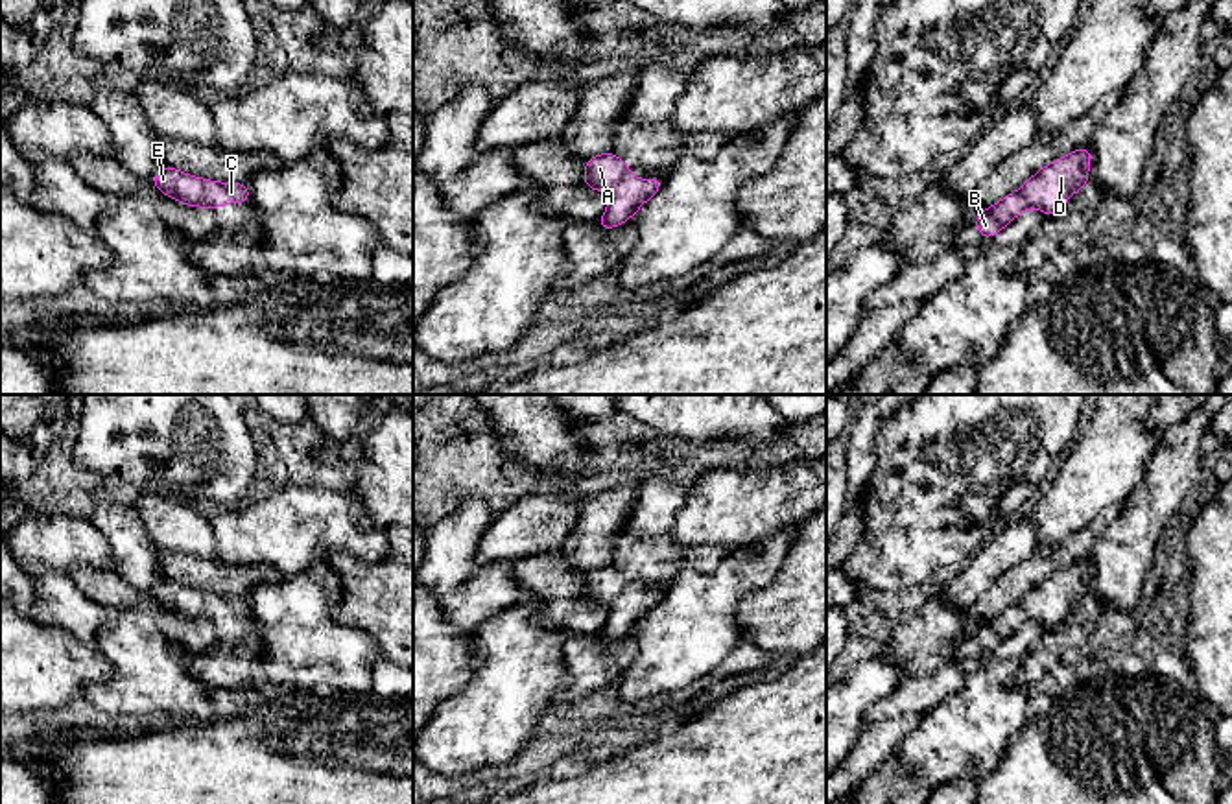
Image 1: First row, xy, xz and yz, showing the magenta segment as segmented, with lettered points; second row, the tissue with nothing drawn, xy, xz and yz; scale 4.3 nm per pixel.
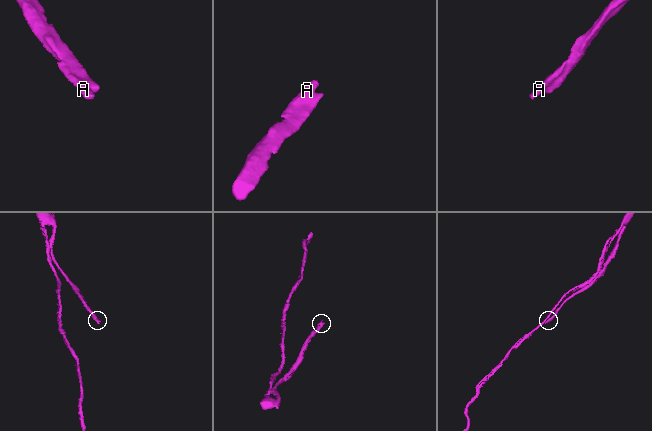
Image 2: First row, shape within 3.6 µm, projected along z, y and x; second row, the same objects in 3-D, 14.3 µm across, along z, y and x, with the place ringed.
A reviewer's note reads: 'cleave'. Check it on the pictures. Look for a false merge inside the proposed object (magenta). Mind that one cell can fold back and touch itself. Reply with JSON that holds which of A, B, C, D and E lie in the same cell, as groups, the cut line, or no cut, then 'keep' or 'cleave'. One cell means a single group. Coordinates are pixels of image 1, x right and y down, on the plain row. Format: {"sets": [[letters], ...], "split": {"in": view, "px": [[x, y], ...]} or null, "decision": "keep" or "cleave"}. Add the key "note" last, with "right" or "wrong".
{"sets": [["A", "B", "C", "D", "E"]], "split": null, "decision": "keep", "note": "wrong"}

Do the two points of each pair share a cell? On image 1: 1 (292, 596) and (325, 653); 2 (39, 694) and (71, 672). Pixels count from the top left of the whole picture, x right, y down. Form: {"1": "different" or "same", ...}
{"1": "same", "2": "same"}

